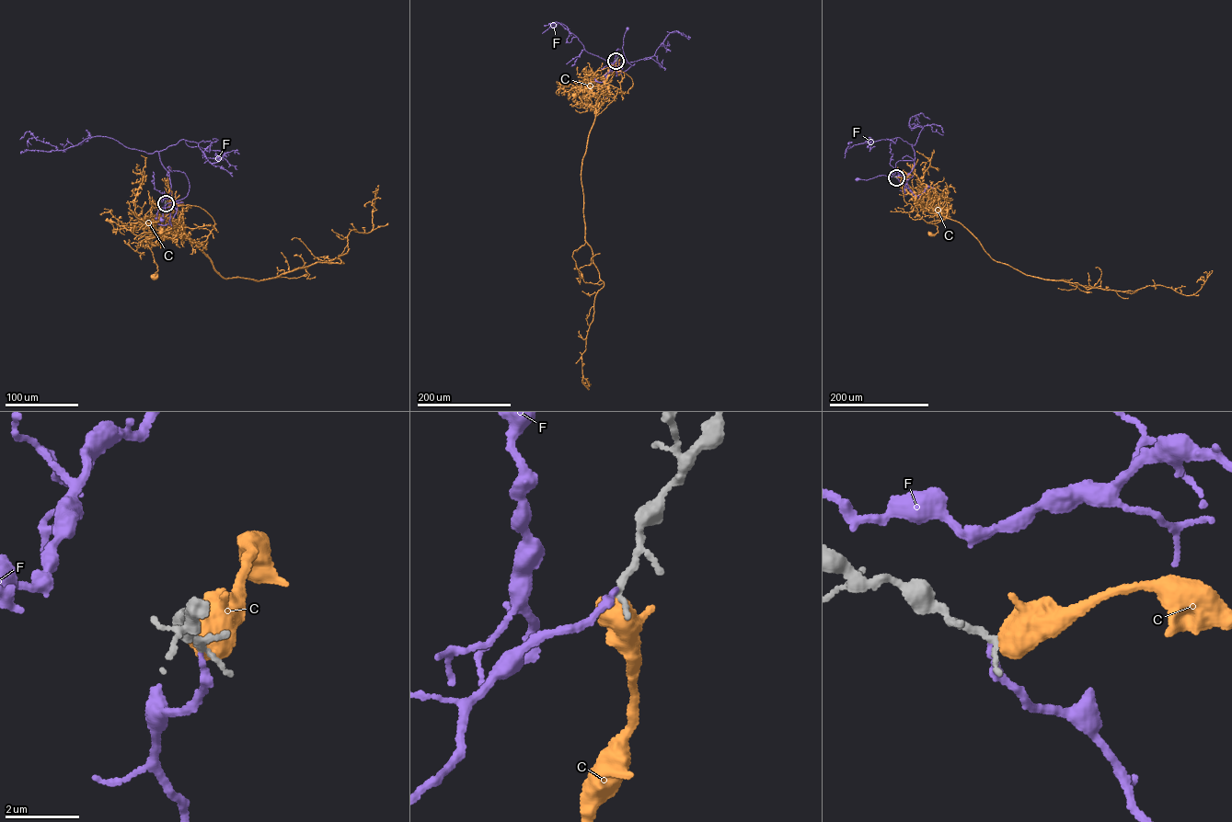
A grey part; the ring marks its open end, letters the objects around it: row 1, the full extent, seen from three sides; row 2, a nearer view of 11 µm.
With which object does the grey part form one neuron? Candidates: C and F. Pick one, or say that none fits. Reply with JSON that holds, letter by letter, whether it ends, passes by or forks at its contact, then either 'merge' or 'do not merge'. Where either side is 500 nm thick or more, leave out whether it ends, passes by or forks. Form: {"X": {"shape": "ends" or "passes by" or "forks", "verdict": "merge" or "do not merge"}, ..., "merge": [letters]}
{"C": {"verdict": "do not merge"}, "F": {"shape": "ends", "verdict": "merge"}, "merge": ["F"]}

